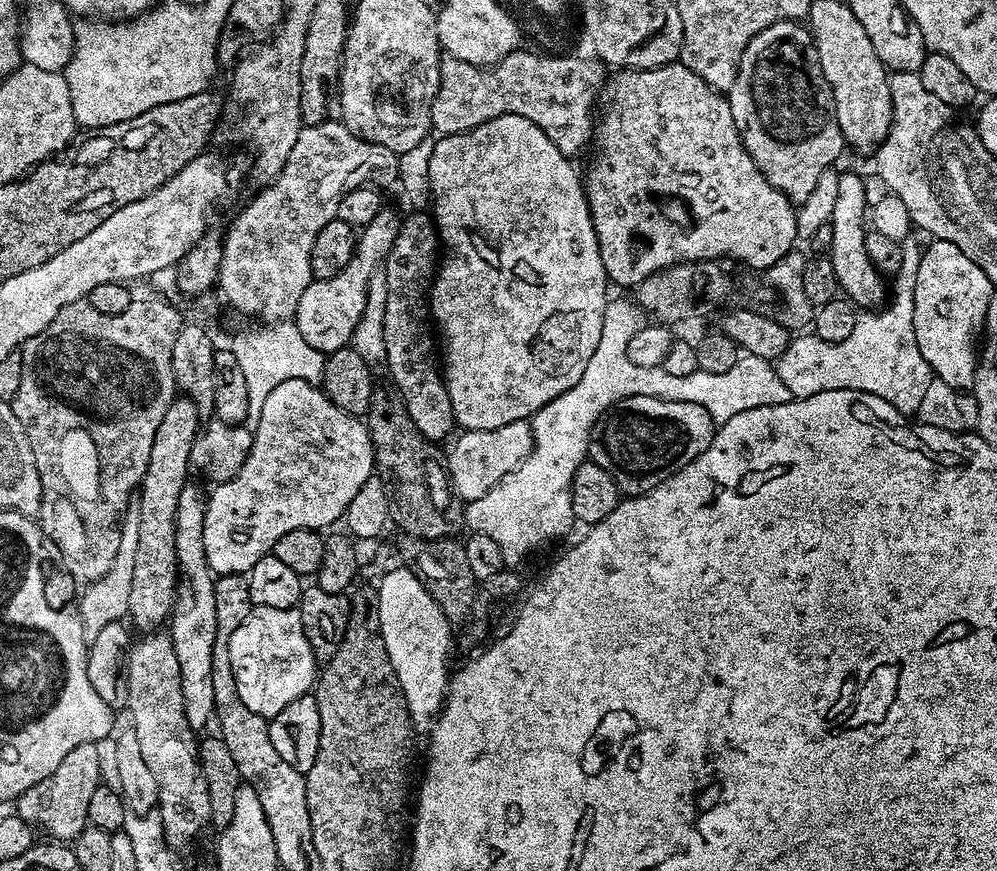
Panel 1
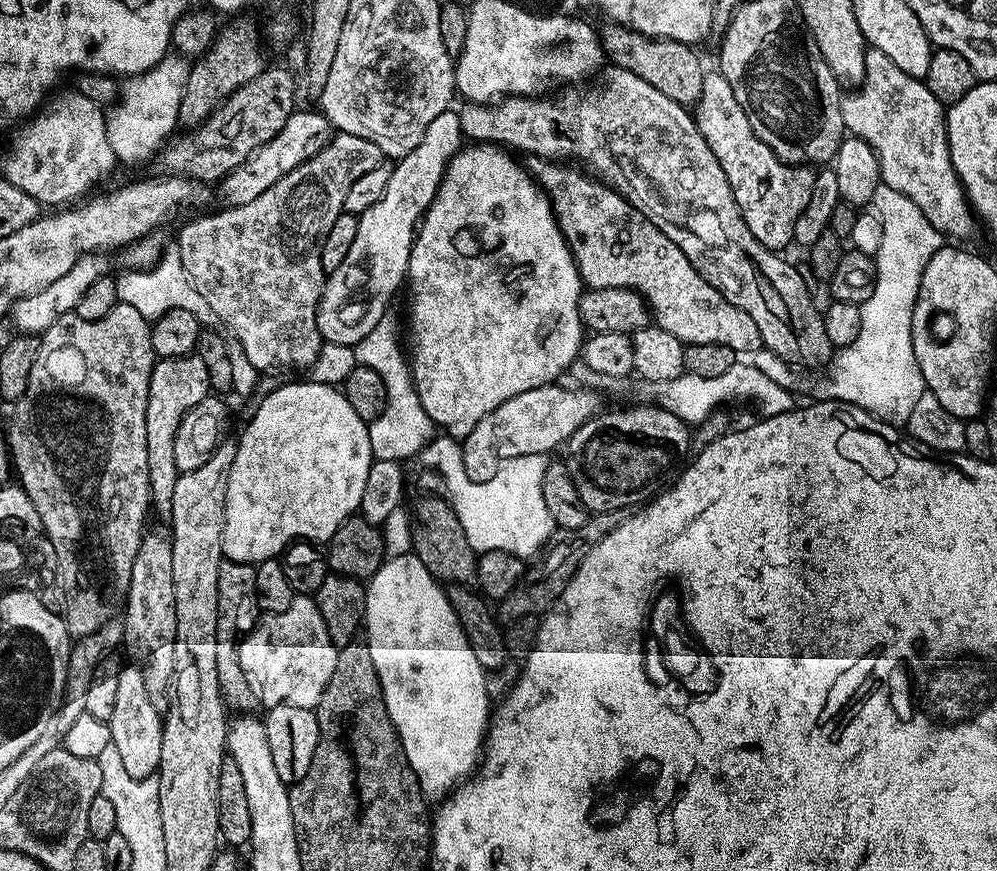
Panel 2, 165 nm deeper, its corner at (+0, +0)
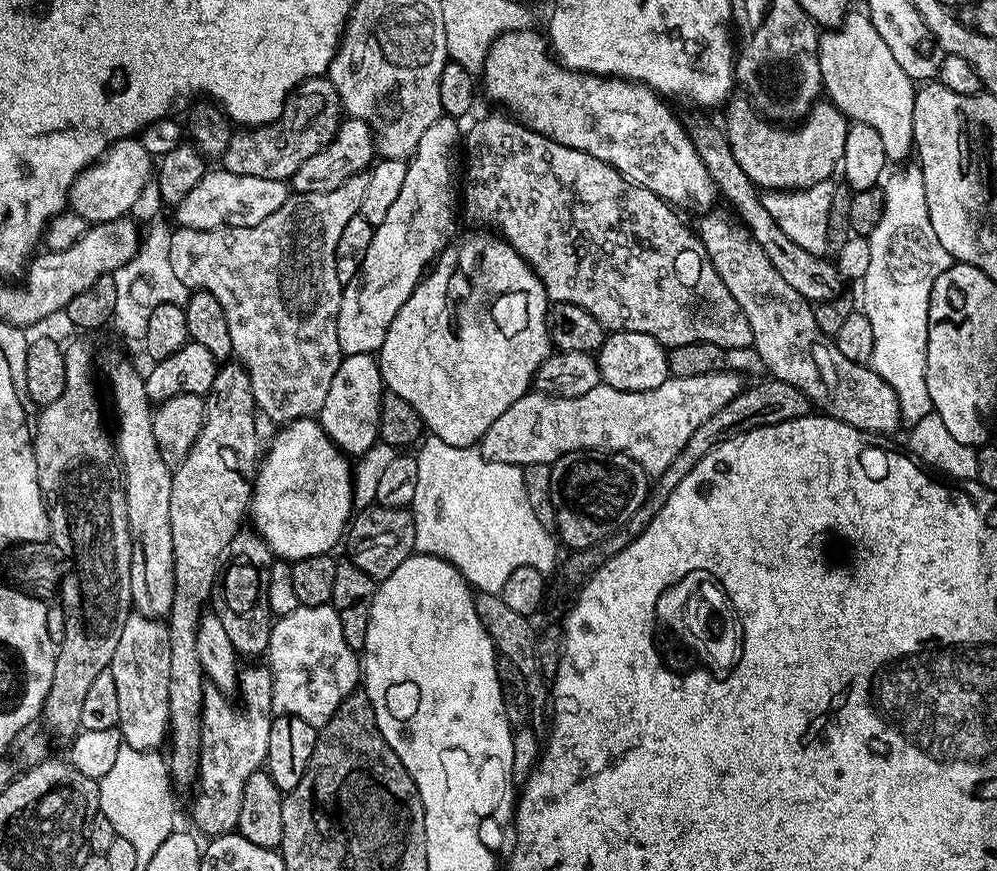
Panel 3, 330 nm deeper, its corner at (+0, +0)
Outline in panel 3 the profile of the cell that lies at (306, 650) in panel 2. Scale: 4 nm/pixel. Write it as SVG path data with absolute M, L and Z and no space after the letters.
M331 604L290 610L271 625L267 667L272 669L273 713L297 716L314 729L323 728L342 700L357 691L362 664L342 635L342 622Z

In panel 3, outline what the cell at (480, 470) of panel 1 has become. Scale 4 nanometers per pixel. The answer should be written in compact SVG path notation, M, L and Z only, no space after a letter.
M733 370L702 374L698 378L669 378L654 390L627 392L601 383L587 394L562 396L529 391L490 425L478 451L490 462L513 466L552 464L568 452L598 448L618 452L657 478L674 462L694 430L741 392L740 376Z

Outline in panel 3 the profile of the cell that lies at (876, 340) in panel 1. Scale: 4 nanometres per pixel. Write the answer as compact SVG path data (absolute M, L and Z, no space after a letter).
M919 166L904 168L901 172L889 171L882 180L884 209L878 226L867 235L870 248L870 266L862 279L864 304L862 310L874 326L874 350L870 367L894 390L900 407L900 419L914 425L932 411L930 390L926 390L926 354L928 353L928 307L930 294L938 274L954 263L951 254L938 242L934 226L930 224L930 210L926 206L926 190Z

